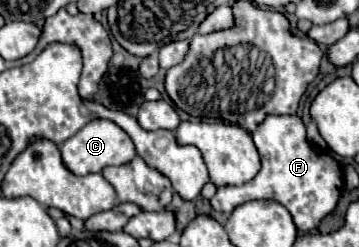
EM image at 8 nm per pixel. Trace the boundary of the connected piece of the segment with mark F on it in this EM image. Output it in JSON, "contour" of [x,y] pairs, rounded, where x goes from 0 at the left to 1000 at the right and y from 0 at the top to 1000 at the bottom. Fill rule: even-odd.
{"contour":[[[755,466],[705,538],[705,579],[727,628],[727,692],[694,741],[666,757],[610,757],[588,806],[588,838],[638,870],[655,838],[688,814],[755,806],[805,846],[833,935],[877,927],[916,870],[955,765],[955,692],[916,619],[883,619],[850,547],[850,506],[833,466]]]}

